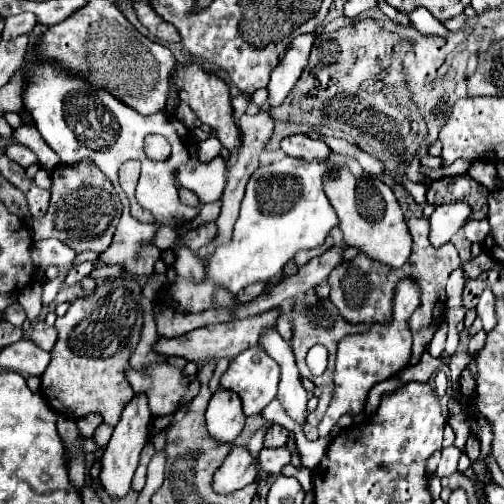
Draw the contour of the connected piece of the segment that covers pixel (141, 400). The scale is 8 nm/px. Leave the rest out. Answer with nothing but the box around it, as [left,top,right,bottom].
[101,394,151,498]

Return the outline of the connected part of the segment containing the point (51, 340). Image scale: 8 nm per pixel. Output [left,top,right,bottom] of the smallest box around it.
[31,322,57,352]

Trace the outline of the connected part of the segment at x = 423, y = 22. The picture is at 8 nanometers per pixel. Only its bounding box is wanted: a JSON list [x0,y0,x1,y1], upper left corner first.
[409,8,449,36]

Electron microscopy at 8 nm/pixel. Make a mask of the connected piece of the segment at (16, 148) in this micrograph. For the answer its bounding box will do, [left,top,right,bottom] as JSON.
[5,142,37,168]

